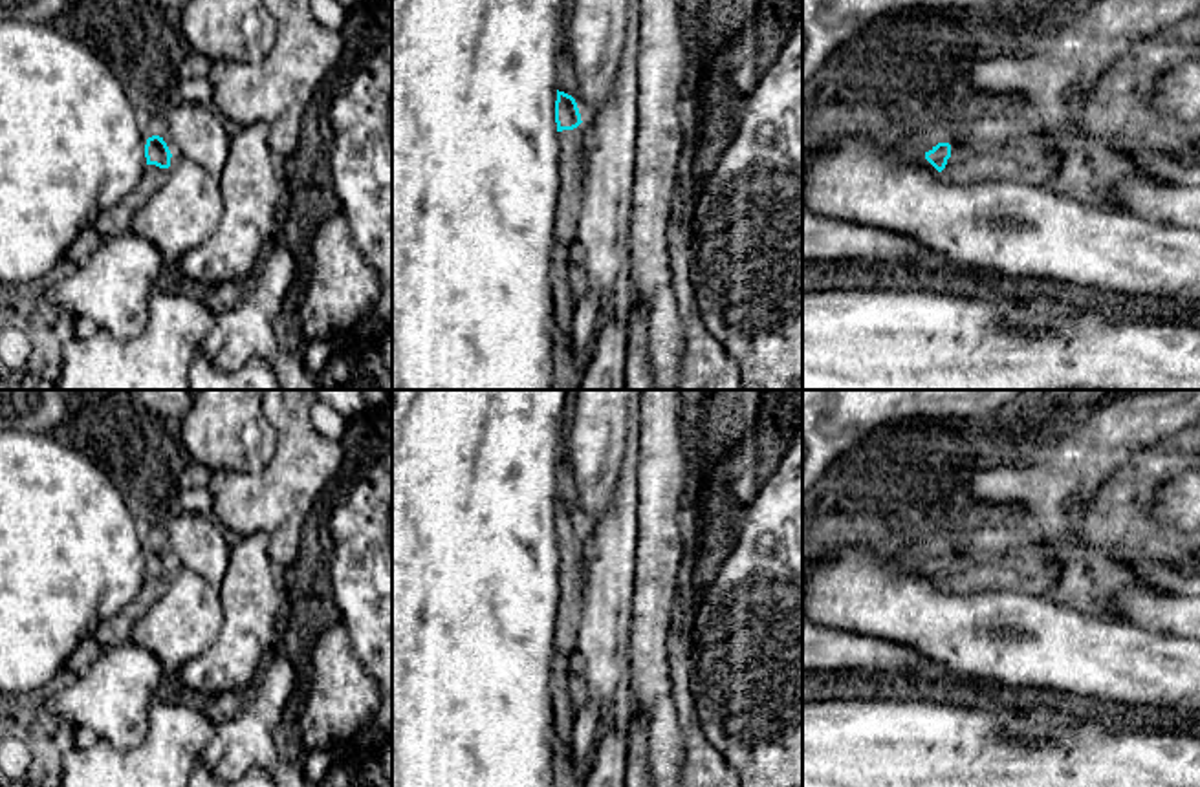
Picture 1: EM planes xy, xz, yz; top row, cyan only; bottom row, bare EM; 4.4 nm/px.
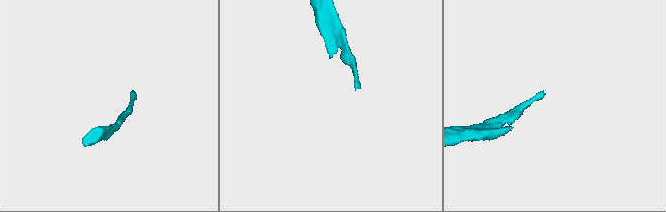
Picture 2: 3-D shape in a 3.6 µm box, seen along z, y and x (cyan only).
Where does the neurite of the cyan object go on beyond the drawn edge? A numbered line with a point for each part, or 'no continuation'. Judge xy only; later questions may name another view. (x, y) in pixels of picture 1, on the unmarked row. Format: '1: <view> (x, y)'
1: xy (116, 630)

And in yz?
1: yz (1034, 570)

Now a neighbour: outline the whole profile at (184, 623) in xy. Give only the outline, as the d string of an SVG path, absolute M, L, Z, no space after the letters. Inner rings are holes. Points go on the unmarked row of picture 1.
M172 566L165 593L137 619L130 641L158 657L163 675L174 675L214 642L222 626L220 588Z

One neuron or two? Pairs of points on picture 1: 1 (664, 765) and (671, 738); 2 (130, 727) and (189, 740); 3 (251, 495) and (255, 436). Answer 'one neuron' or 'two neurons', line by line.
1: one neuron
2: two neurons
3: two neurons

